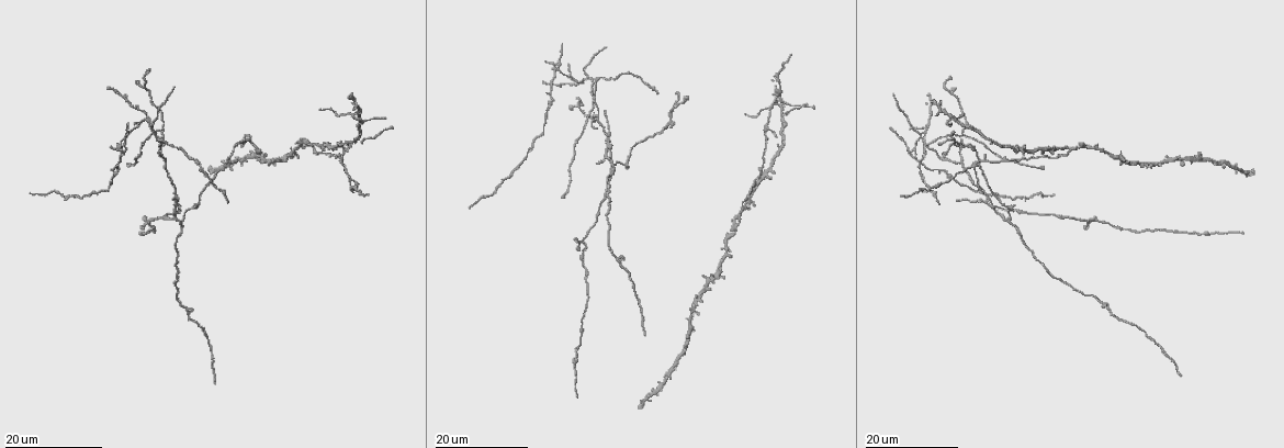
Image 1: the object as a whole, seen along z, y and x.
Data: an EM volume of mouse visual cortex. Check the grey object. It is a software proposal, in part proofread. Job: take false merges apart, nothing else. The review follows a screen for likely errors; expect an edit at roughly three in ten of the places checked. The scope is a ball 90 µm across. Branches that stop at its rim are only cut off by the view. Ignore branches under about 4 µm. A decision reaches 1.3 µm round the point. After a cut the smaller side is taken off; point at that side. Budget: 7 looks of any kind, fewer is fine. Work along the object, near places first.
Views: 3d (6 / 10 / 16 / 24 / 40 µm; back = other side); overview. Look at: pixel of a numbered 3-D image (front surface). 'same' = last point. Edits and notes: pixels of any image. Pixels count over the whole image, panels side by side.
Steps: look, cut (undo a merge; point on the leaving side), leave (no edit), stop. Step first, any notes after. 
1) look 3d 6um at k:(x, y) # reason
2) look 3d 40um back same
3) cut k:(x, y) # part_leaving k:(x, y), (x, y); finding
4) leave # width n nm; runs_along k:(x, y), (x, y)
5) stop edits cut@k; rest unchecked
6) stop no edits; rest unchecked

look 3d 16um at 1:(354, 115) # arms part here

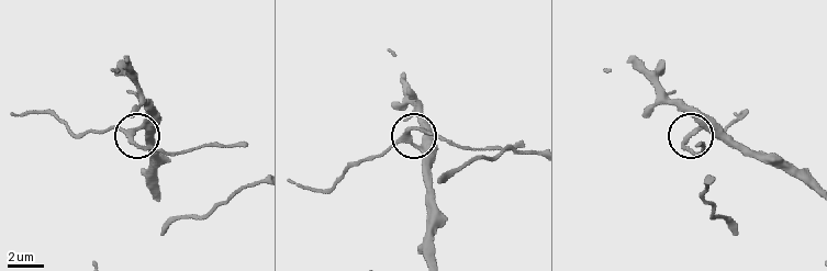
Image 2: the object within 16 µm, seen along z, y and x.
look 3d 6um at 2:(407, 138)

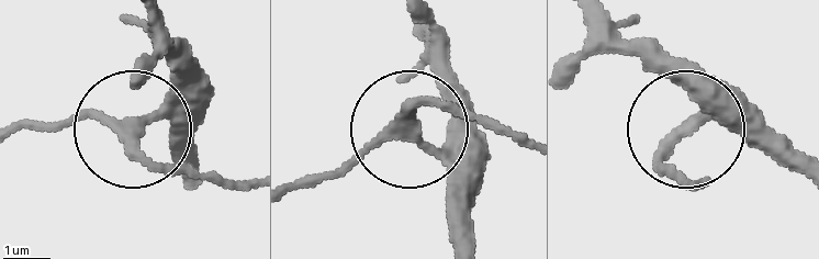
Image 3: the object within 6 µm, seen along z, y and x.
cut 3:(73, 117) # arms 3; part_leaving 3:(139, 124), (164, 164), (246, 179); two neurons meet here

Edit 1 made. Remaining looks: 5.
look 3d 16um at 1:(609, 141) # four-way junction

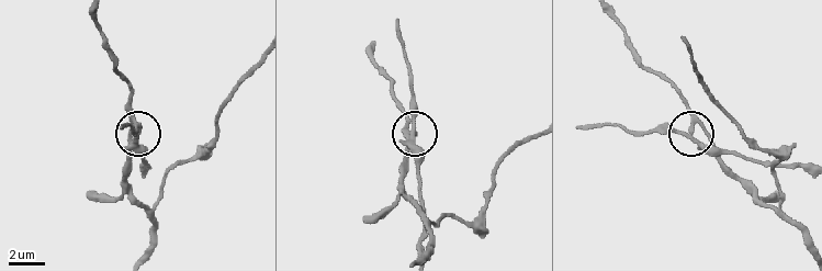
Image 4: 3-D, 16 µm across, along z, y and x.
look 3d 10um at 4:(415, 131)

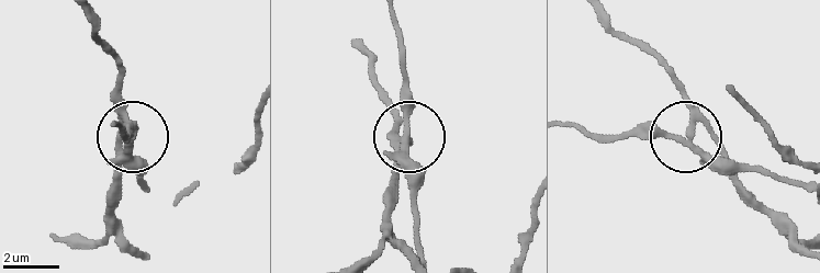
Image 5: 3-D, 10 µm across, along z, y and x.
look 3d 10um back at 5:(405, 134)

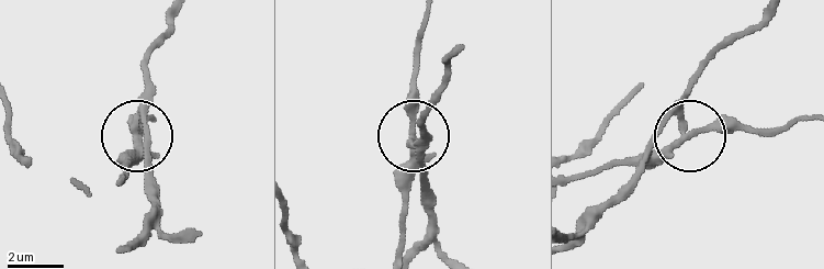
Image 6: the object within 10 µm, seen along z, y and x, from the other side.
cut 6:(417, 101) # arms 4; part_leaving 6:(681, 136), (571, 177); a second neuron is stuck on

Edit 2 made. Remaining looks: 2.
look 3d 24um at 1:(959, 161) # three arms meet

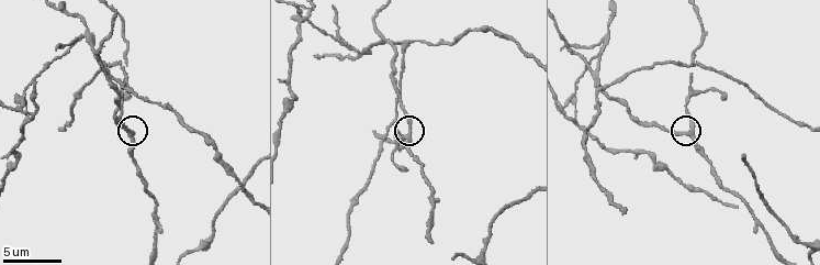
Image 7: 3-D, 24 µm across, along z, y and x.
look 3d 6um at 7:(690, 134)

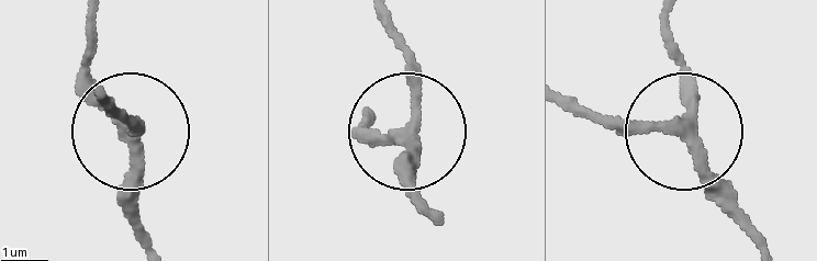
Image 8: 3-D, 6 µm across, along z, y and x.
leave # runs_along 8:(765, 242), (683, 136), (671, 34); continuous, no second neuron

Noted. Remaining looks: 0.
stop edits cut@3, cut@6; rest unchecked

